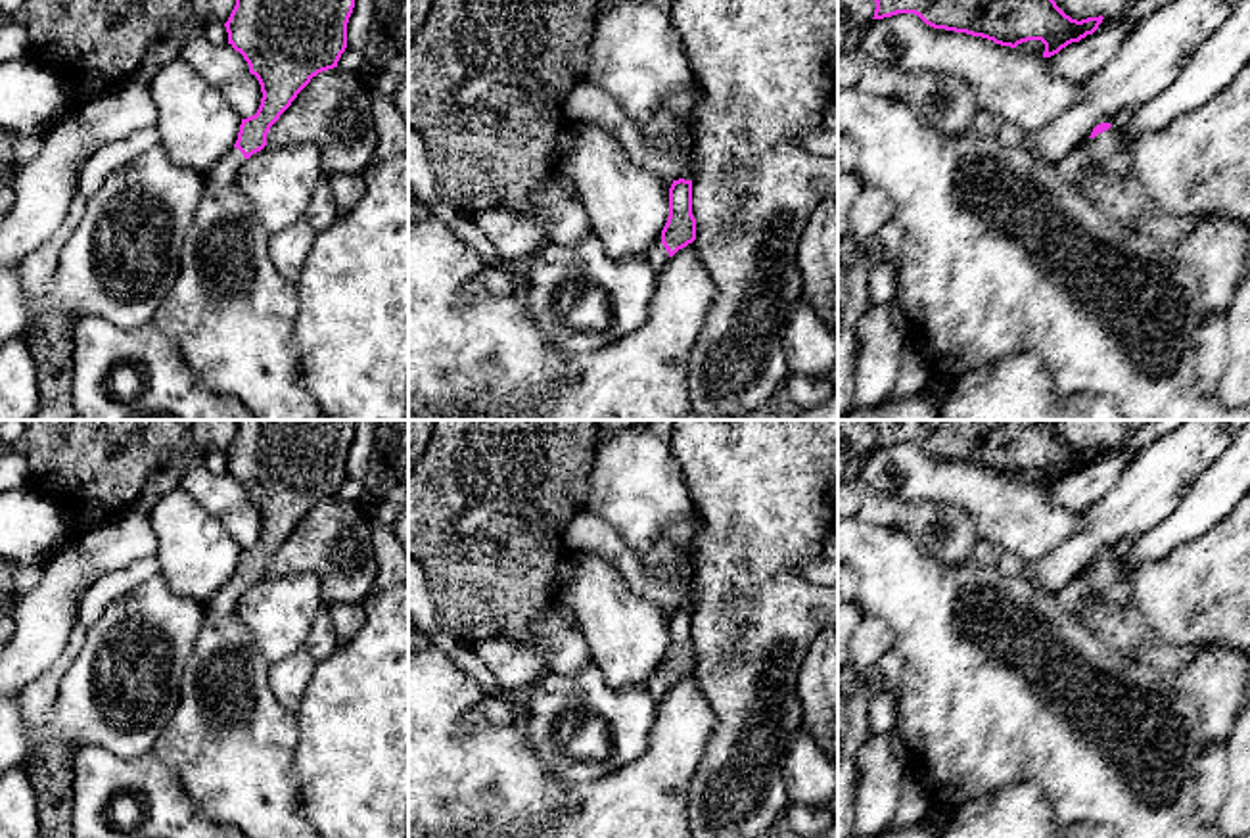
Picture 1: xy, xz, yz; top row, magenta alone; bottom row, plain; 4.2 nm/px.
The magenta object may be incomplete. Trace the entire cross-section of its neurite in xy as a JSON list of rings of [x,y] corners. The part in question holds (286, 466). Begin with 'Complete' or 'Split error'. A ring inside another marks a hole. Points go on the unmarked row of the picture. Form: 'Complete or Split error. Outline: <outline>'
Split error. Outline: [[[238,420],[236,435],[224,453],[228,474],[243,485],[261,514],[261,535],[242,548],[234,577],[207,602],[205,612],[236,614],[240,596],[266,575],[266,564],[297,524],[322,500],[337,497],[347,477],[347,453],[357,420]]]

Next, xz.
Split error. Outline: [[[673,610],[669,617],[667,652],[646,683],[646,690],[660,700],[679,679],[696,669],[696,648],[692,644],[692,610]]]

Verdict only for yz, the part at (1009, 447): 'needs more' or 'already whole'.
already whole

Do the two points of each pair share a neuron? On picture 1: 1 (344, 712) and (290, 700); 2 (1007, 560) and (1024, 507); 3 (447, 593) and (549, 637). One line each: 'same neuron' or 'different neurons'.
1: different neurons
2: different neurons
3: different neurons

